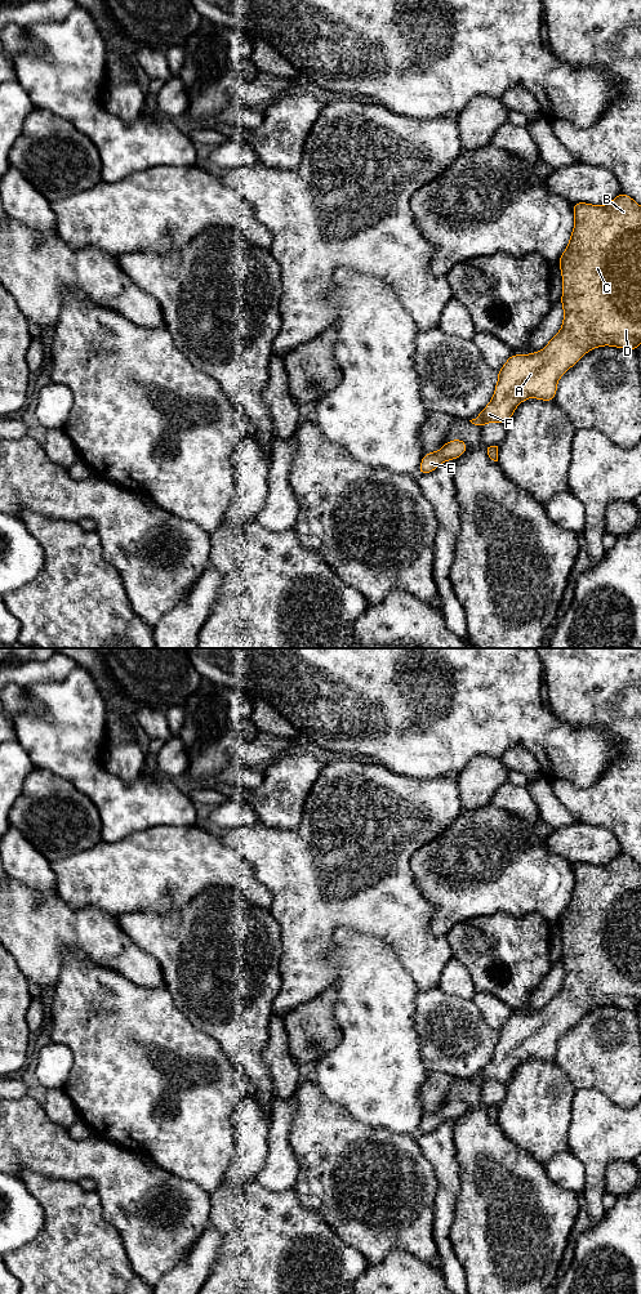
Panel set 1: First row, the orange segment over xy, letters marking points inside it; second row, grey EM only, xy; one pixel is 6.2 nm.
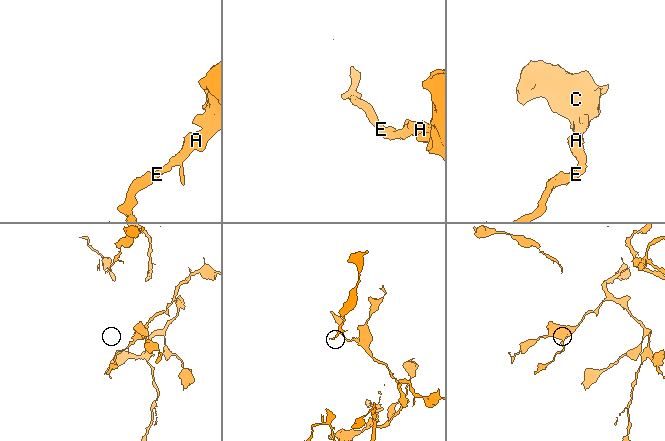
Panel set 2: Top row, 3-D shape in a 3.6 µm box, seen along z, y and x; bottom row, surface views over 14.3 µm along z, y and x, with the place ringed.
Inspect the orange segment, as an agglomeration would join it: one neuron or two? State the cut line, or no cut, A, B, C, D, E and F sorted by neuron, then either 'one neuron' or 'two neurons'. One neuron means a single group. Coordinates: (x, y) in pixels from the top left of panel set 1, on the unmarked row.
cut none; groups A B C D E F; one neuron

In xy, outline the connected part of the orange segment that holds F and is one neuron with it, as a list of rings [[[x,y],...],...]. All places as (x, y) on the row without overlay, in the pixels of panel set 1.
[[[619,853],[607,865],[573,864],[575,884],[570,901],[558,919],[562,934],[564,981],[560,991],[539,1012],[512,1014],[498,1031],[494,1056],[472,1084],[480,1089],[486,1083],[506,1084],[516,1067],[528,1058],[553,1061],[558,1039],[587,1012],[602,1005],[635,1010],[641,1004],[641,866],[628,855]]]

